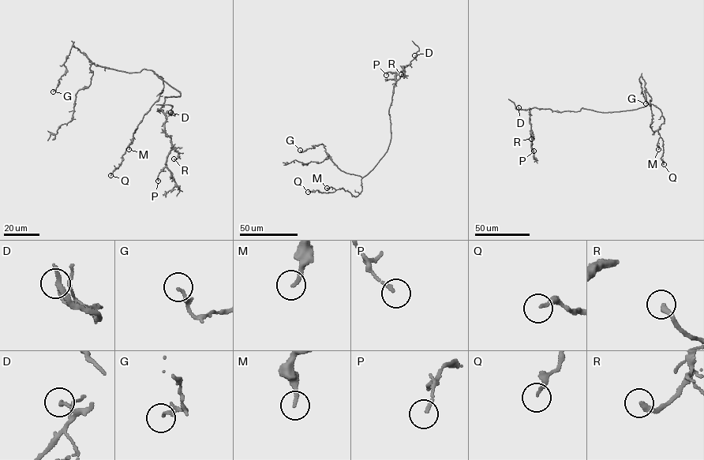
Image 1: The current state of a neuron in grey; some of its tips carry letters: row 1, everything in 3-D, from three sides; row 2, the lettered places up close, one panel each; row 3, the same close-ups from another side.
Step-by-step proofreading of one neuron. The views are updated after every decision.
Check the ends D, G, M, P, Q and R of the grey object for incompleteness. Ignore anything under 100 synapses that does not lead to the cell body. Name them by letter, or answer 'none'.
none

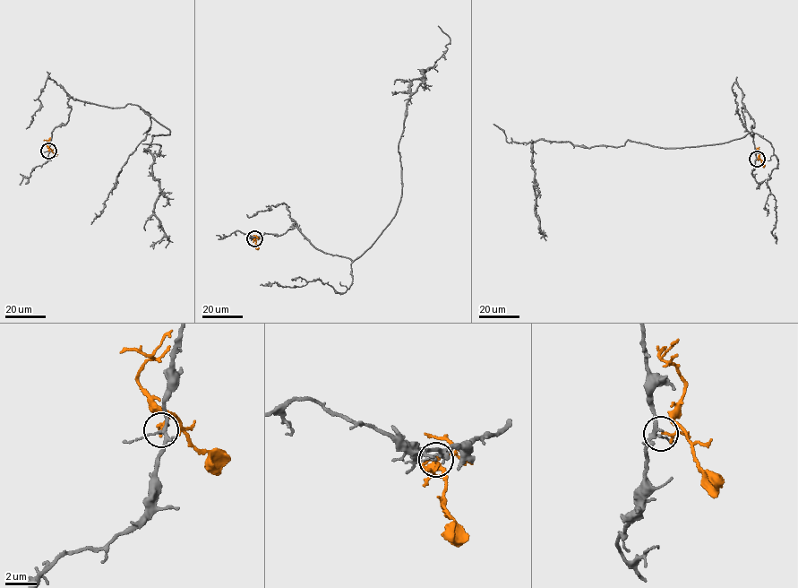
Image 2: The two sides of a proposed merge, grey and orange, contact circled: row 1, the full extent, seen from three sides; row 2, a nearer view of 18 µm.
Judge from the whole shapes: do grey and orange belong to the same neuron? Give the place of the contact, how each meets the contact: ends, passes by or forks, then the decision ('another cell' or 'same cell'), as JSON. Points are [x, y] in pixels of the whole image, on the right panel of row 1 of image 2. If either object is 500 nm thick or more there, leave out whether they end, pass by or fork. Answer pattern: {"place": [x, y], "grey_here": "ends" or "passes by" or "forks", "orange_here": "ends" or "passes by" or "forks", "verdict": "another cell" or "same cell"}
{"place": [757, 159], "grey_here": "forks", "orange_here": "passes by", "verdict": "another cell"}

